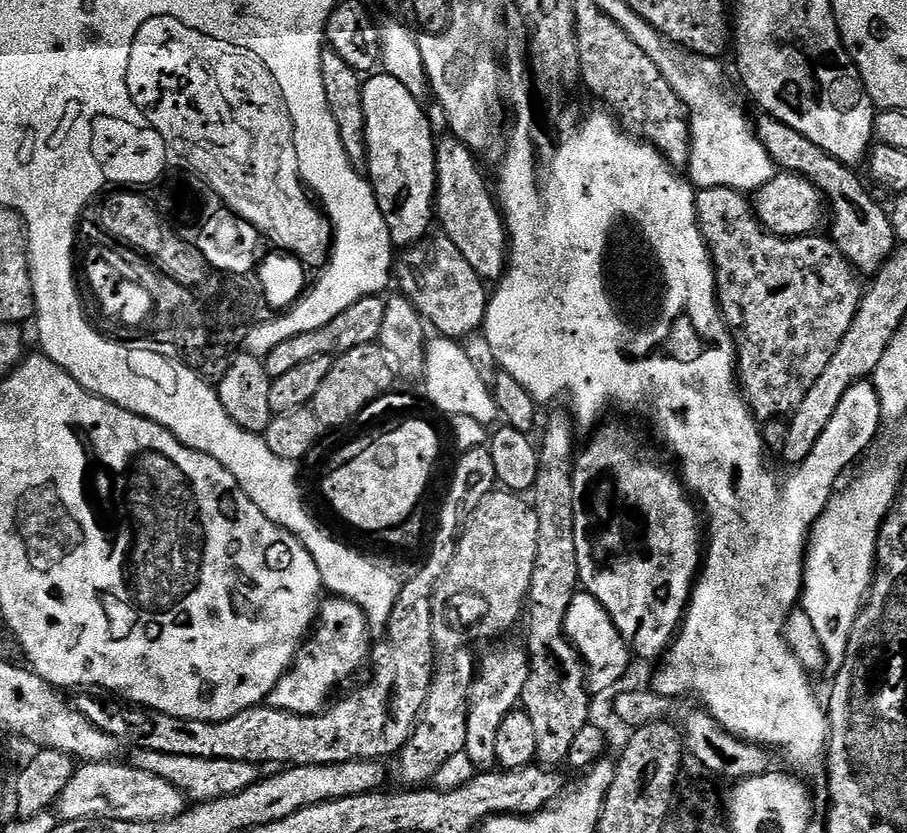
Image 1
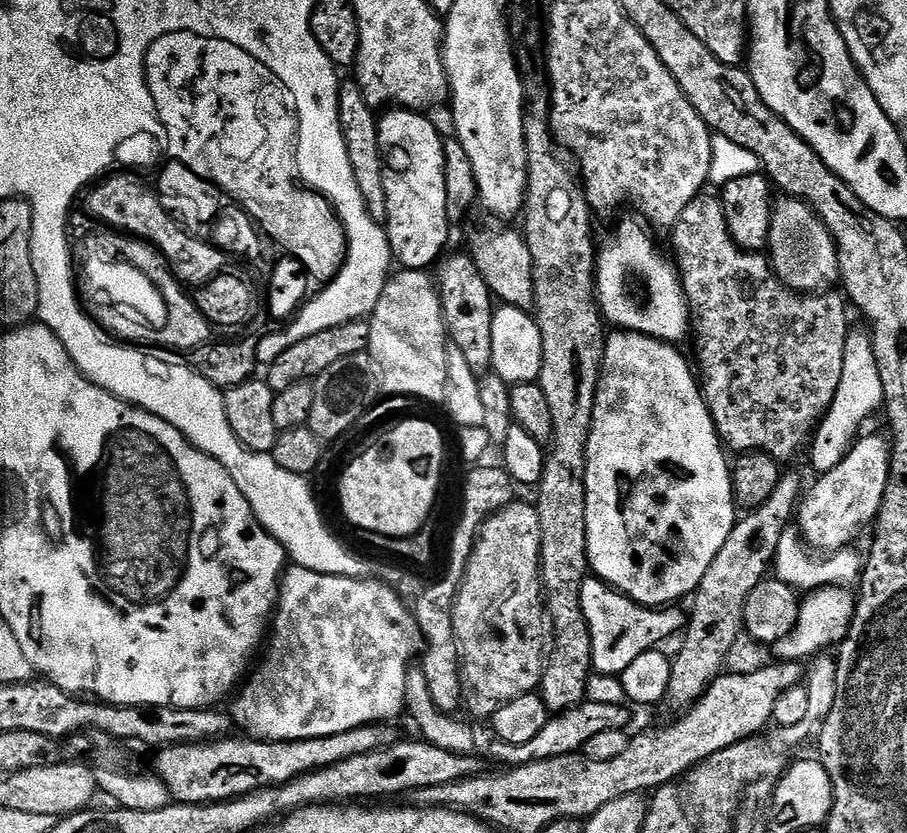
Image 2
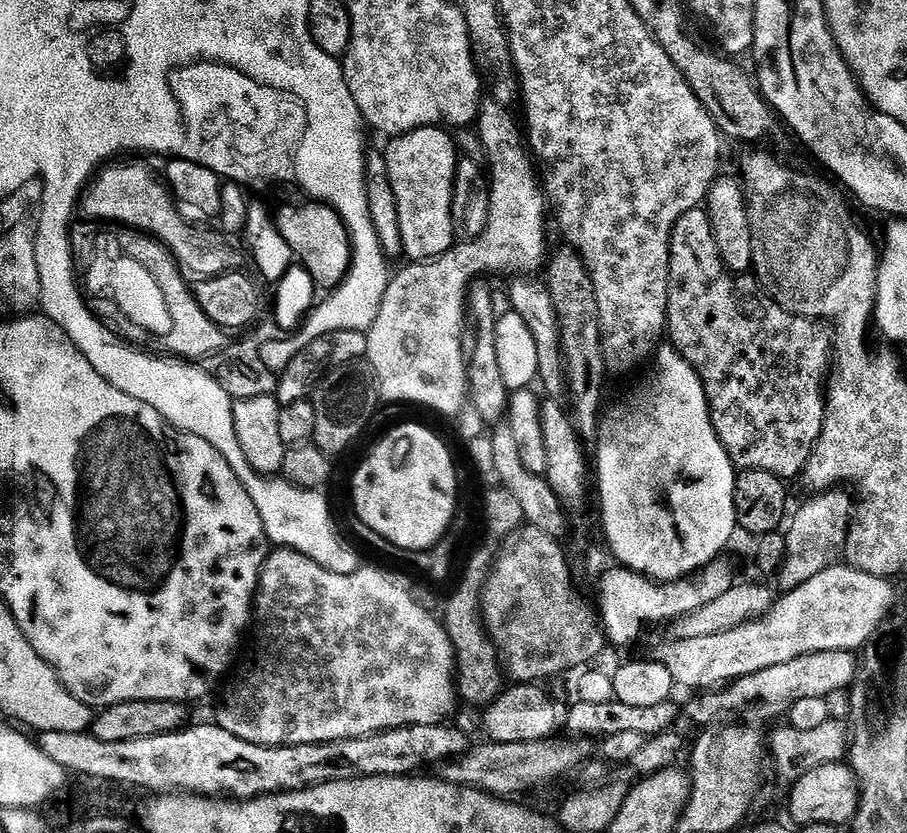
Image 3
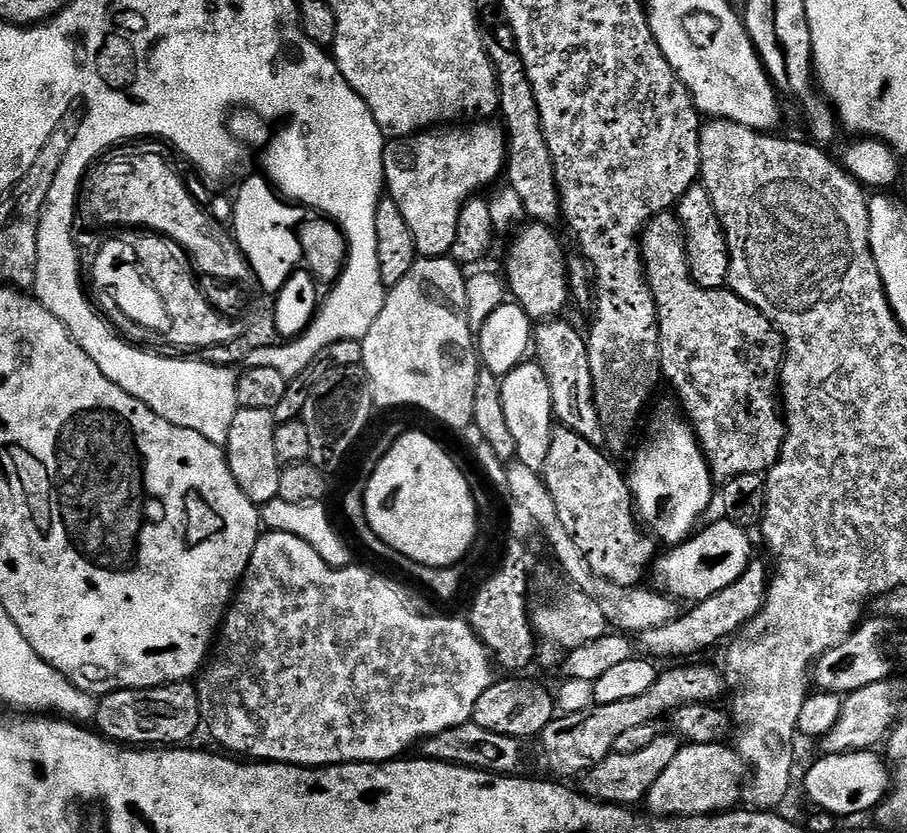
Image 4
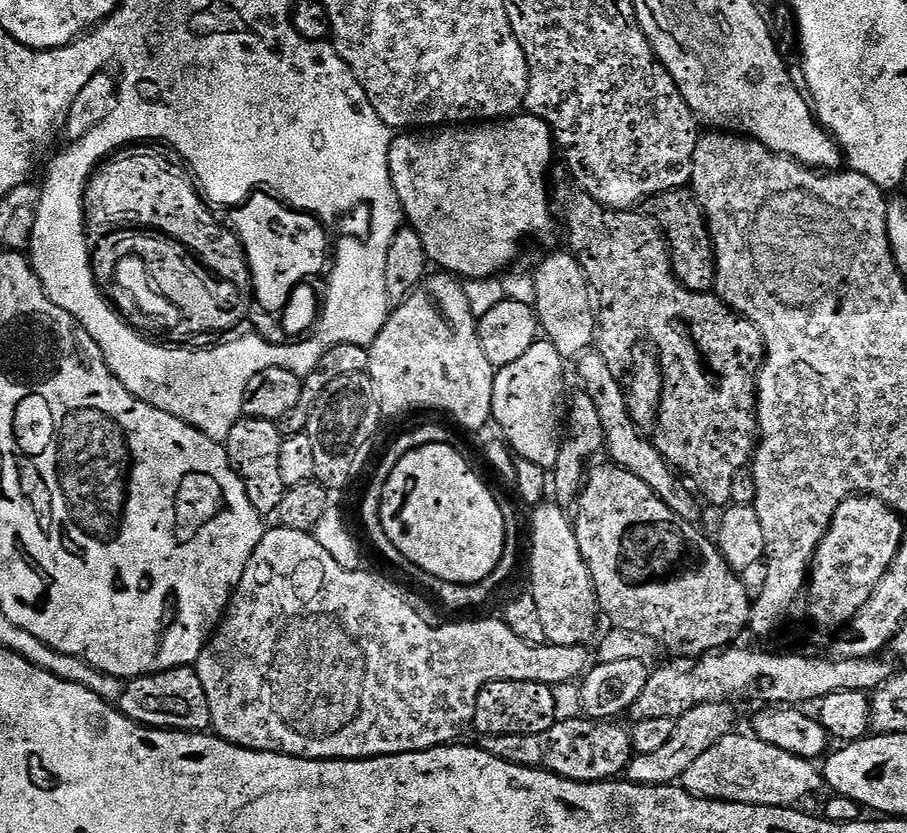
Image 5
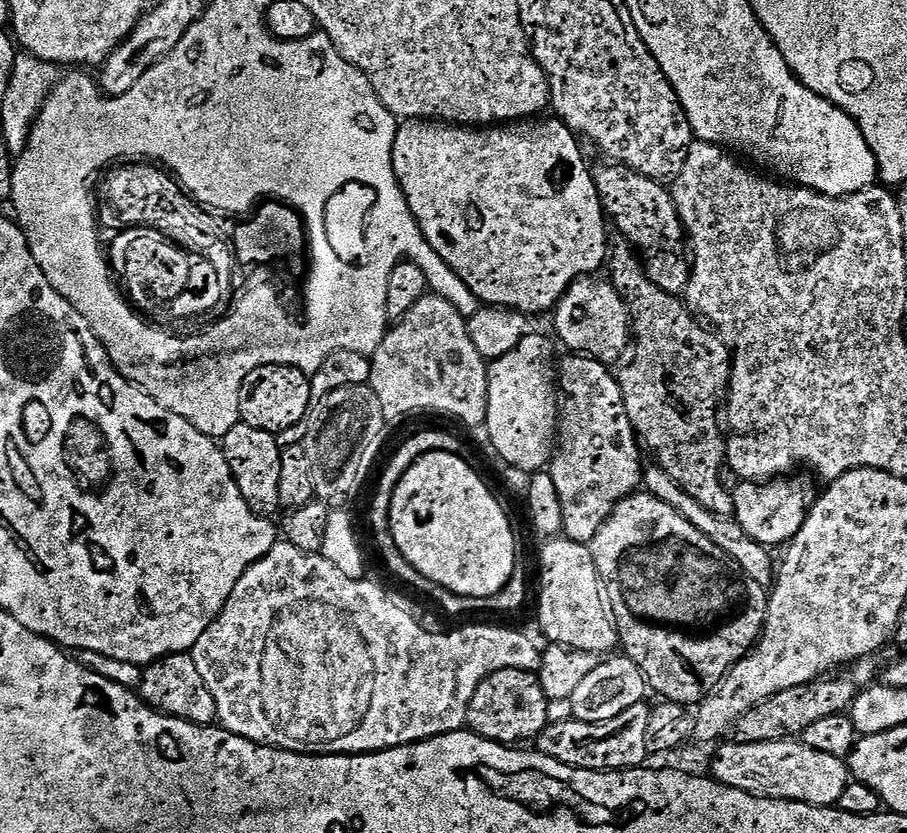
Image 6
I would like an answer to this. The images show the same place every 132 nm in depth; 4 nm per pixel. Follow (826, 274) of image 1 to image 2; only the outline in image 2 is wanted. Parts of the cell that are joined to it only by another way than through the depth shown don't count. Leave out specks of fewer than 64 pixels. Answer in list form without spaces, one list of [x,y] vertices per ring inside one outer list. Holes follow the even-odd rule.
[[[708,195],[695,196],[690,202],[690,206],[686,206],[686,210],[682,210],[678,222],[670,230],[673,252],[671,255],[674,257],[676,271],[680,274],[680,285],[683,286],[688,299],[690,332],[693,337],[696,335],[697,361],[695,360],[695,363],[698,365],[698,379],[702,385],[704,400],[708,403],[712,421],[716,423],[717,434],[731,451],[733,448],[733,453],[765,452],[778,461],[787,462],[787,460],[794,459],[803,450],[804,443],[812,436],[812,431],[815,428],[817,431],[817,422],[823,421],[824,417],[828,415],[828,407],[832,405],[838,394],[838,386],[842,382],[842,362],[846,354],[846,338],[850,331],[850,325],[848,325],[850,308],[845,297],[839,291],[824,290],[819,294],[801,294],[793,292],[791,288],[785,286],[772,271],[767,255],[758,252],[746,252],[737,246],[726,226],[726,214],[719,195]]]

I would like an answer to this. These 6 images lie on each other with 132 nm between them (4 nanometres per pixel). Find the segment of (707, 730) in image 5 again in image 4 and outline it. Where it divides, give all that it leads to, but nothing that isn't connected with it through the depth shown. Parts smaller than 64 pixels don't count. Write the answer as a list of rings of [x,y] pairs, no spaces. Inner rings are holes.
[[[660,734],[654,738],[654,742],[650,746],[643,747],[641,751],[635,751],[634,754],[620,754],[613,751],[606,758],[602,758],[602,762],[598,762],[585,772],[582,777],[583,795],[590,800],[598,800],[602,804],[619,804],[621,806],[636,806],[636,803],[643,801],[648,795],[650,786],[654,786],[654,782],[658,782],[666,771],[666,766],[670,766],[670,762],[674,762],[674,756],[678,754],[682,747],[682,741],[675,734]]]

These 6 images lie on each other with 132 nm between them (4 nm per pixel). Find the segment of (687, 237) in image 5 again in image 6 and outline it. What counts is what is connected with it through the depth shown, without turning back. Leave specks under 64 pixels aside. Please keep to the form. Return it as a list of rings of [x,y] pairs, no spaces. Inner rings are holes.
[[[608,162],[605,165],[604,180],[602,176],[605,217],[639,256],[650,282],[666,294],[683,297],[690,280],[690,264],[686,259],[684,223],[674,206],[671,191],[661,181],[638,174],[625,164]]]

